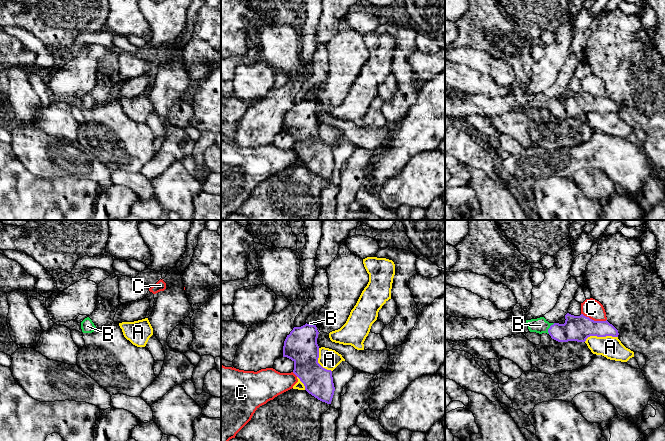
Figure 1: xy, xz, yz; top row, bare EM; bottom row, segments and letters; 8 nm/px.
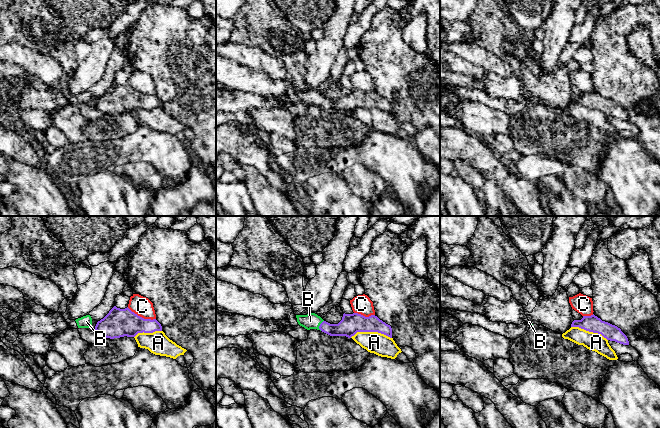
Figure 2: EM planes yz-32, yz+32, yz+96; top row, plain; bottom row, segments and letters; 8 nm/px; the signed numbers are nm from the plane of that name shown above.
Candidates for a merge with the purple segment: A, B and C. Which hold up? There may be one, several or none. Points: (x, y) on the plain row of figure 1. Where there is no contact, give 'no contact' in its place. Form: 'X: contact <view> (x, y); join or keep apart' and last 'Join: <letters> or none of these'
A: contact yz (600, 112); keep apart
B: contact yz (549, 104); join
C: contact yz (593, 96); keep apart
Join: B

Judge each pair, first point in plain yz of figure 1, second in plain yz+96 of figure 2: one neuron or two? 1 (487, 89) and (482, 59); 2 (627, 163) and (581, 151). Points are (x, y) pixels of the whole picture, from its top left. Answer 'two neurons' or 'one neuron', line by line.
1: two neurons
2: two neurons

